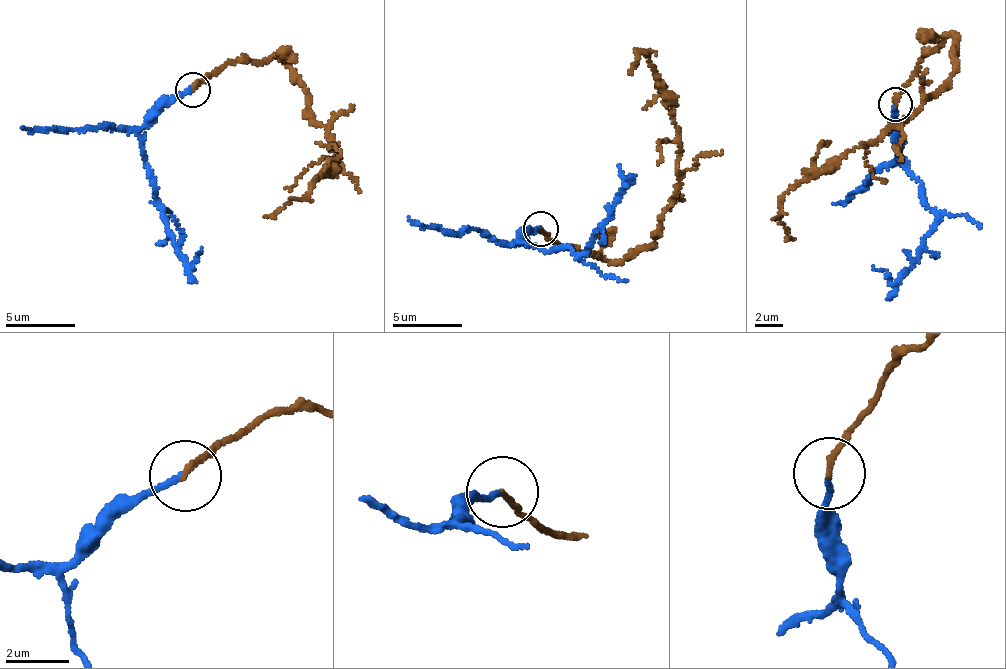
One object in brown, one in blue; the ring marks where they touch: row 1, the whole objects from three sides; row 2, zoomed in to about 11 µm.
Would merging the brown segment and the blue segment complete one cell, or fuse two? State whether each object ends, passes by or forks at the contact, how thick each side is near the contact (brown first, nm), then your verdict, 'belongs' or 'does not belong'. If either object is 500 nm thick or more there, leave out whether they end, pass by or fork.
brown ends there; blue ends there; 170 nm thick on the brown side, 170 nm on the other; belongs

